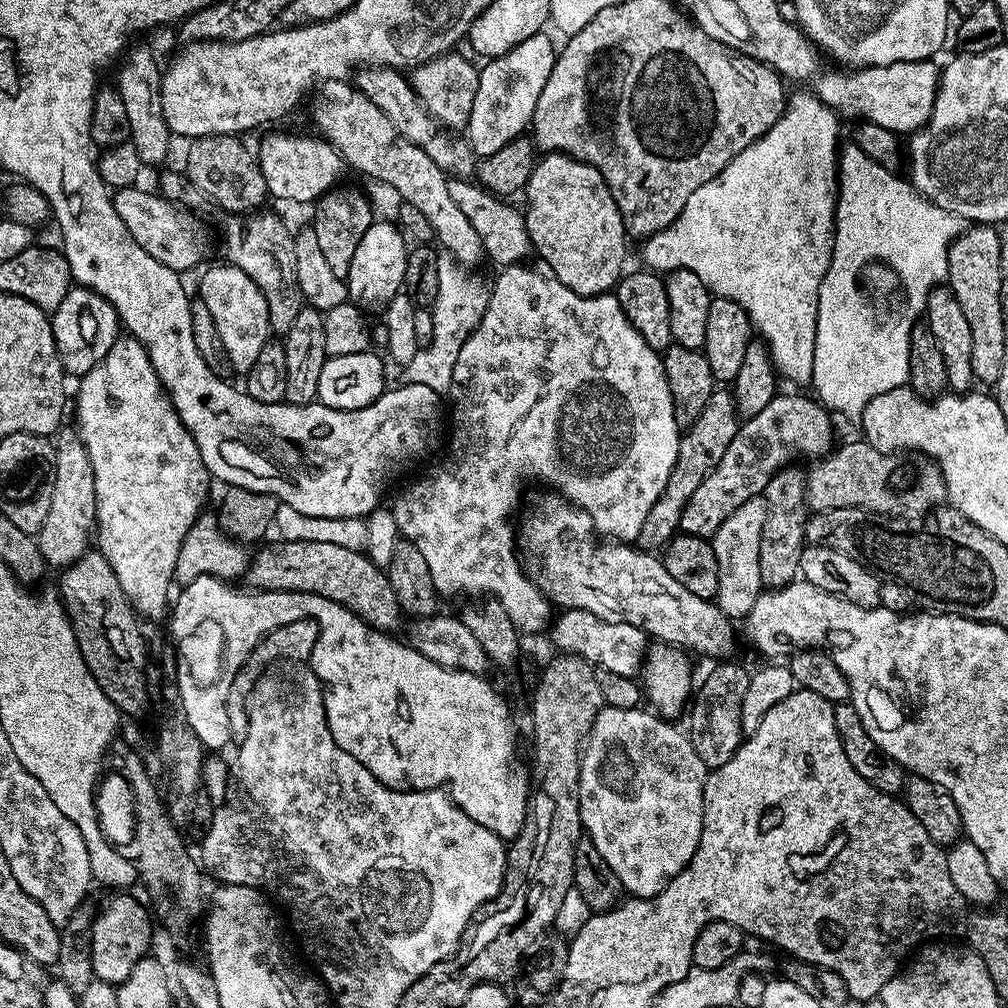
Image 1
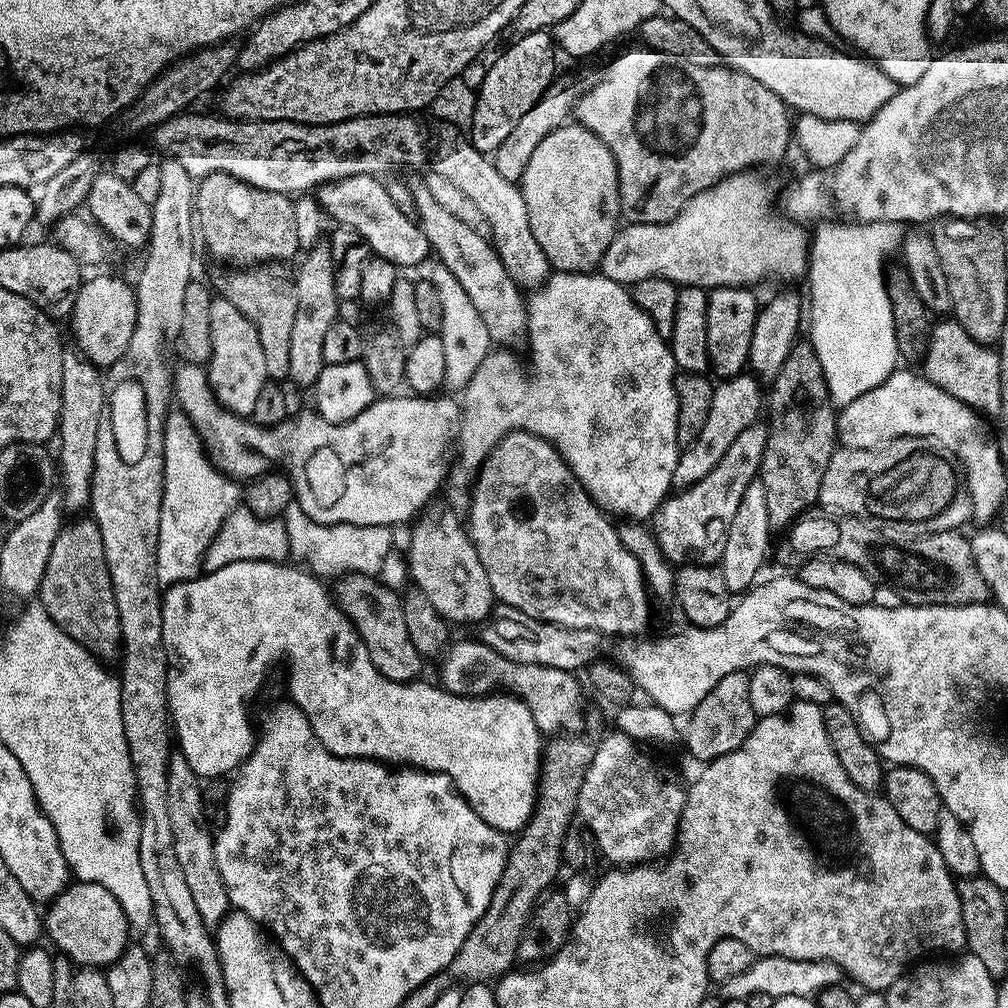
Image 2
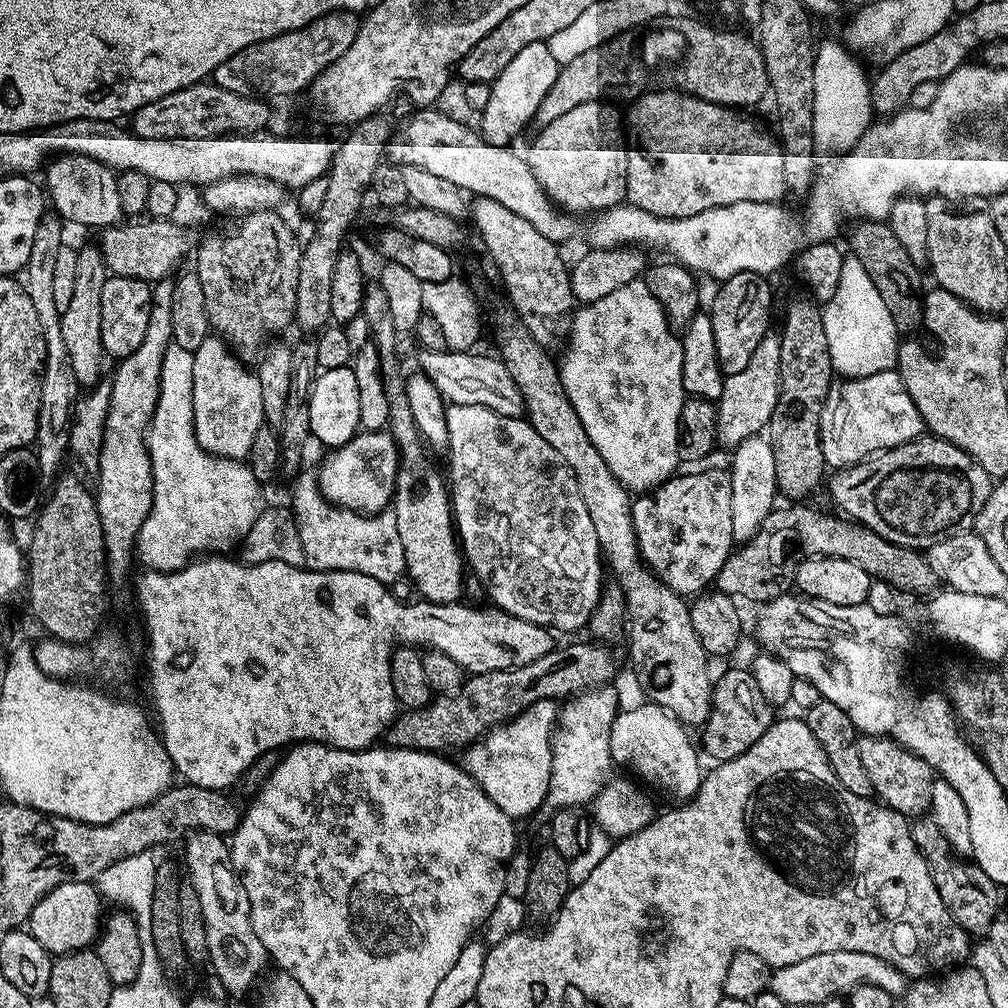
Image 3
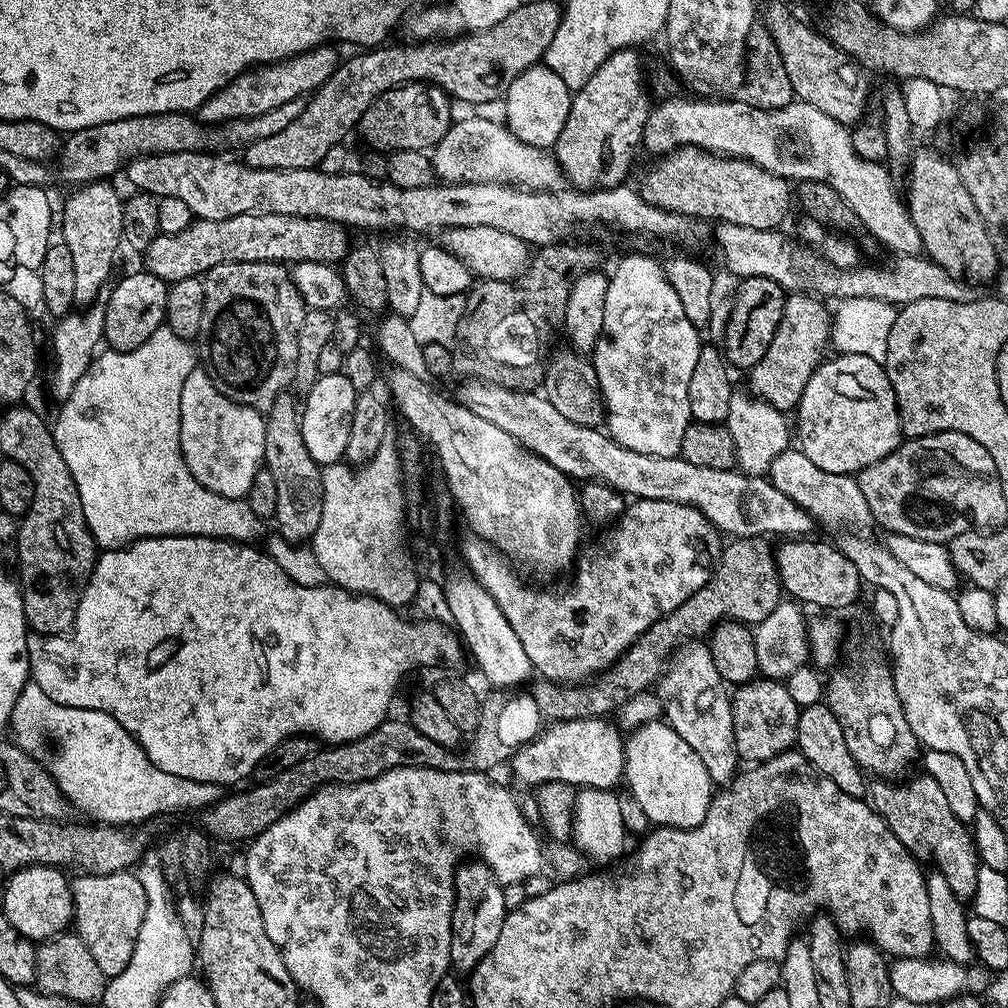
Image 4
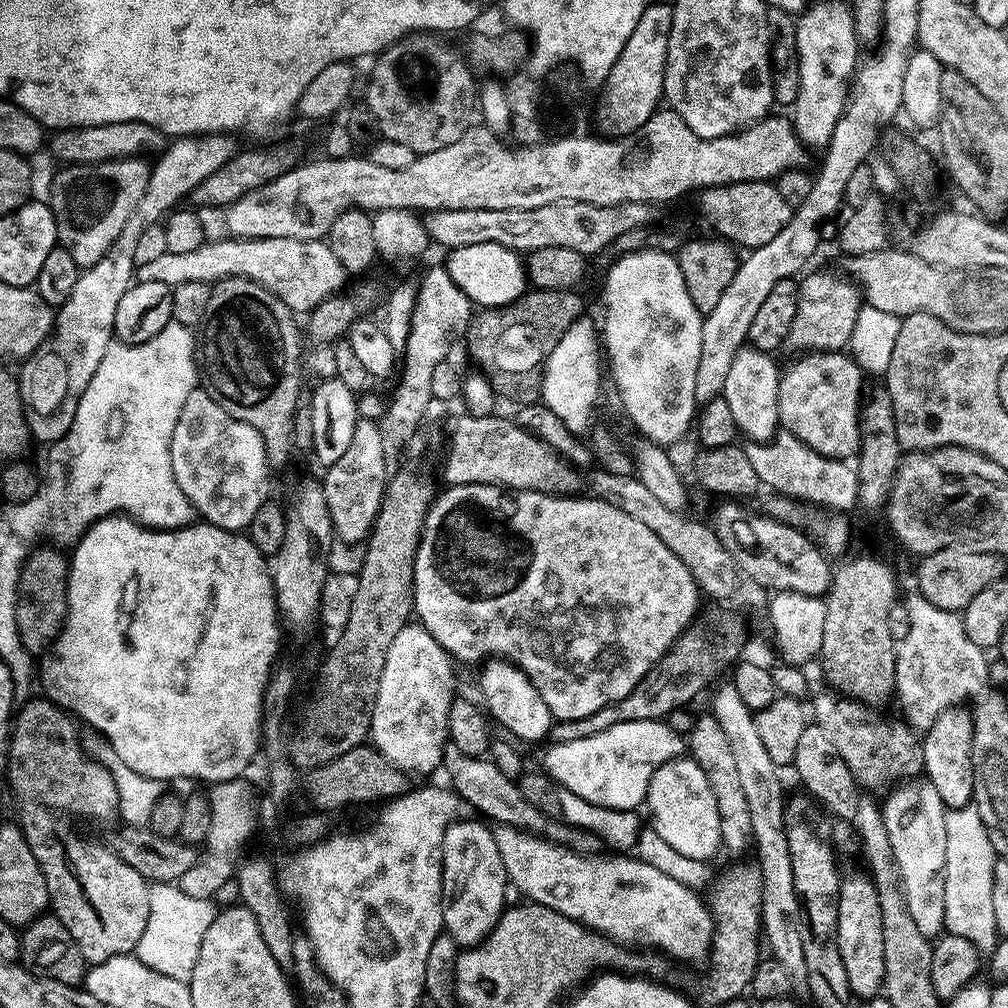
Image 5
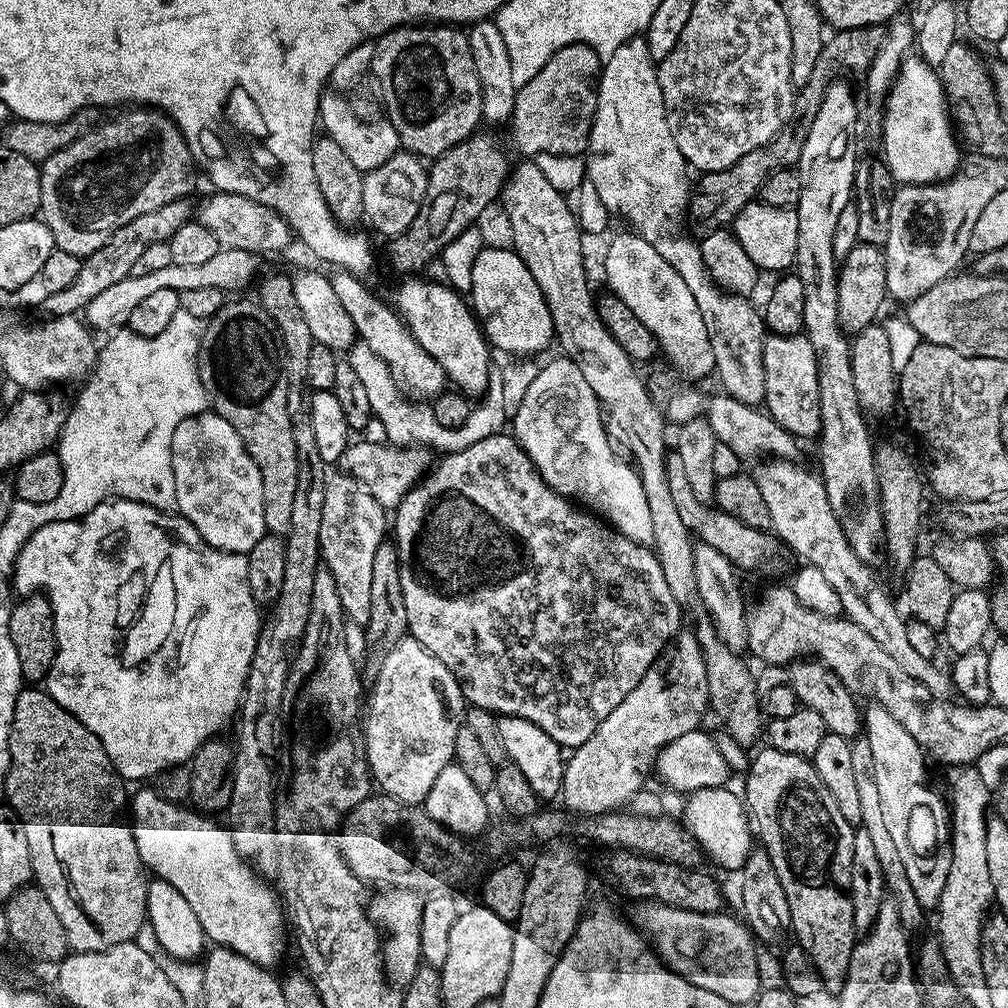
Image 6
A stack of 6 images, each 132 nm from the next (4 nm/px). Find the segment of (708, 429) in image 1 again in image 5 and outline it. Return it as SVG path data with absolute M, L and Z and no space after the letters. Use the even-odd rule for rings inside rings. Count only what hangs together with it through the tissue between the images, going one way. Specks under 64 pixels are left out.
M839 271L811 272L799 281L798 314L794 314L794 326L790 326L788 335L790 348L793 348L796 354L838 352L847 349L852 343L854 324L858 322L862 293L847 275Z

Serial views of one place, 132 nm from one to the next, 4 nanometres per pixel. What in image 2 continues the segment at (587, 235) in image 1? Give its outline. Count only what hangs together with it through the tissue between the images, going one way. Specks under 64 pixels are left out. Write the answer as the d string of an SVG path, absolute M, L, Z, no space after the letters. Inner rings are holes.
M578 122L563 124L558 130L546 134L546 138L542 138L542 142L534 150L533 156L530 157L530 162L526 166L522 178L518 181L518 187L522 194L522 198L526 202L526 218L530 218L530 234L534 234L534 242L538 242L538 246L542 246L542 254L546 254L549 265L558 272L595 273L600 267L606 250L612 247L612 239L616 237L617 231L622 224L620 187L618 186L616 159L614 158L614 154L610 154L610 150L606 144L602 142L602 138L598 138L598 134L586 130Z

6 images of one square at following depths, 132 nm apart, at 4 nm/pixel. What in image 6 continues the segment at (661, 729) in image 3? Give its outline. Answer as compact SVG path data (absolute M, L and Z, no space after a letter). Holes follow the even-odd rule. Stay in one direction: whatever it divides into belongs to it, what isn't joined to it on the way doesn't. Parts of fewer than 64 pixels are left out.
M731 787L700 788L687 797L682 823L691 832L692 837L699 842L703 855L712 860L717 860L724 868L739 870L743 868L746 858L752 853L754 847L754 828L745 801L739 795L731 792Z

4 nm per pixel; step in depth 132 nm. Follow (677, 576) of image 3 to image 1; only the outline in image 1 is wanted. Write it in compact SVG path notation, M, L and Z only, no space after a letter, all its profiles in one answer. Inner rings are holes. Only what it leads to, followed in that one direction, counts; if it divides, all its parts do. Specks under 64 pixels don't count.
M777 394L758 414L745 419L737 427L734 442L730 442L726 454L722 454L722 462L714 466L702 486L694 490L690 502L686 502L679 527L683 535L711 538L718 526L722 526L738 506L742 506L742 502L761 495L770 478L781 468L799 461L796 460L799 456L823 458L833 451L833 417L819 399L809 396Z

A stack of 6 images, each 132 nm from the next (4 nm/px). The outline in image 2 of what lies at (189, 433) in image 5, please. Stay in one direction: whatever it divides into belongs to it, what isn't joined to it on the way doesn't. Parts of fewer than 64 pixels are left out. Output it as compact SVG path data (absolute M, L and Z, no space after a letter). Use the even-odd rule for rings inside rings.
M231 298L213 299L210 306L210 342L213 350L206 362L208 385L216 400L224 408L235 412L237 416L251 417L254 410L254 401L262 386L269 383L270 377L266 370L266 358L262 355L262 342L258 342L258 330L234 306Z

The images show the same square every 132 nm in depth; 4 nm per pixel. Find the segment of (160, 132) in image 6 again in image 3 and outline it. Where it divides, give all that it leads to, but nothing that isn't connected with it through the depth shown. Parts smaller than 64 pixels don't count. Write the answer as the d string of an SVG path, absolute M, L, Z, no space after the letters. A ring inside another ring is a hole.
M99 247L80 248L76 253L78 258L78 274L74 277L74 291L66 310L60 313L63 344L66 345L66 358L70 358L70 367L74 370L74 378L80 384L81 389L91 390L101 383L104 372L104 360L106 353L102 346L102 286L106 286L110 275L103 260L103 254Z

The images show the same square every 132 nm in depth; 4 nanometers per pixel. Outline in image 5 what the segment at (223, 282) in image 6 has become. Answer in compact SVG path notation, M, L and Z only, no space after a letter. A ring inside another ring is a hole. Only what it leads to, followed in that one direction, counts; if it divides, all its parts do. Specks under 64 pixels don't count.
M239 238L209 239L198 250L187 254L166 254L139 265L135 279L142 282L166 282L175 285L184 282L204 282L211 285L231 276L246 278L270 290L279 300L297 314L311 313L326 298L345 287L346 273L342 262L334 258L324 240L295 240L294 238Z

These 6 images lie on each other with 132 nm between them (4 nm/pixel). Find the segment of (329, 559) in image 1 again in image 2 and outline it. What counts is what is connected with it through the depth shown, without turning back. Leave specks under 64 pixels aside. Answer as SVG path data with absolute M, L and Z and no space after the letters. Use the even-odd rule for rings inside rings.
M350 572L335 581L334 599L337 608L356 628L359 643L366 646L366 654L370 654L370 662L386 678L394 682L407 684L419 677L422 658L418 650L414 650L414 642L410 642L410 634L406 630L406 614L401 593L395 588L387 588L376 576L363 576Z

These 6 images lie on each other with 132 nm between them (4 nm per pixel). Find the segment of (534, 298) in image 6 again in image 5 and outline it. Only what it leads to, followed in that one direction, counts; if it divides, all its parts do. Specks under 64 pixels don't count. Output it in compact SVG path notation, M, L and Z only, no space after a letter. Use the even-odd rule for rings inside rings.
M478 242L474 246L451 249L448 256L448 276L466 294L473 305L481 309L505 308L519 300L526 291L526 268L515 251L494 242Z

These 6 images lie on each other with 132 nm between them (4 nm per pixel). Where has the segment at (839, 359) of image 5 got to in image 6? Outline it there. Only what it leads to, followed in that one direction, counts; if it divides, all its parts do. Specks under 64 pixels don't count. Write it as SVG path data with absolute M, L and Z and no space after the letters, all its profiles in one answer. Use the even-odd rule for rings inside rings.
M769 335L764 342L764 403L769 416L773 416L791 436L819 437L820 403L818 402L818 366L816 355L810 346L807 336L773 336Z

